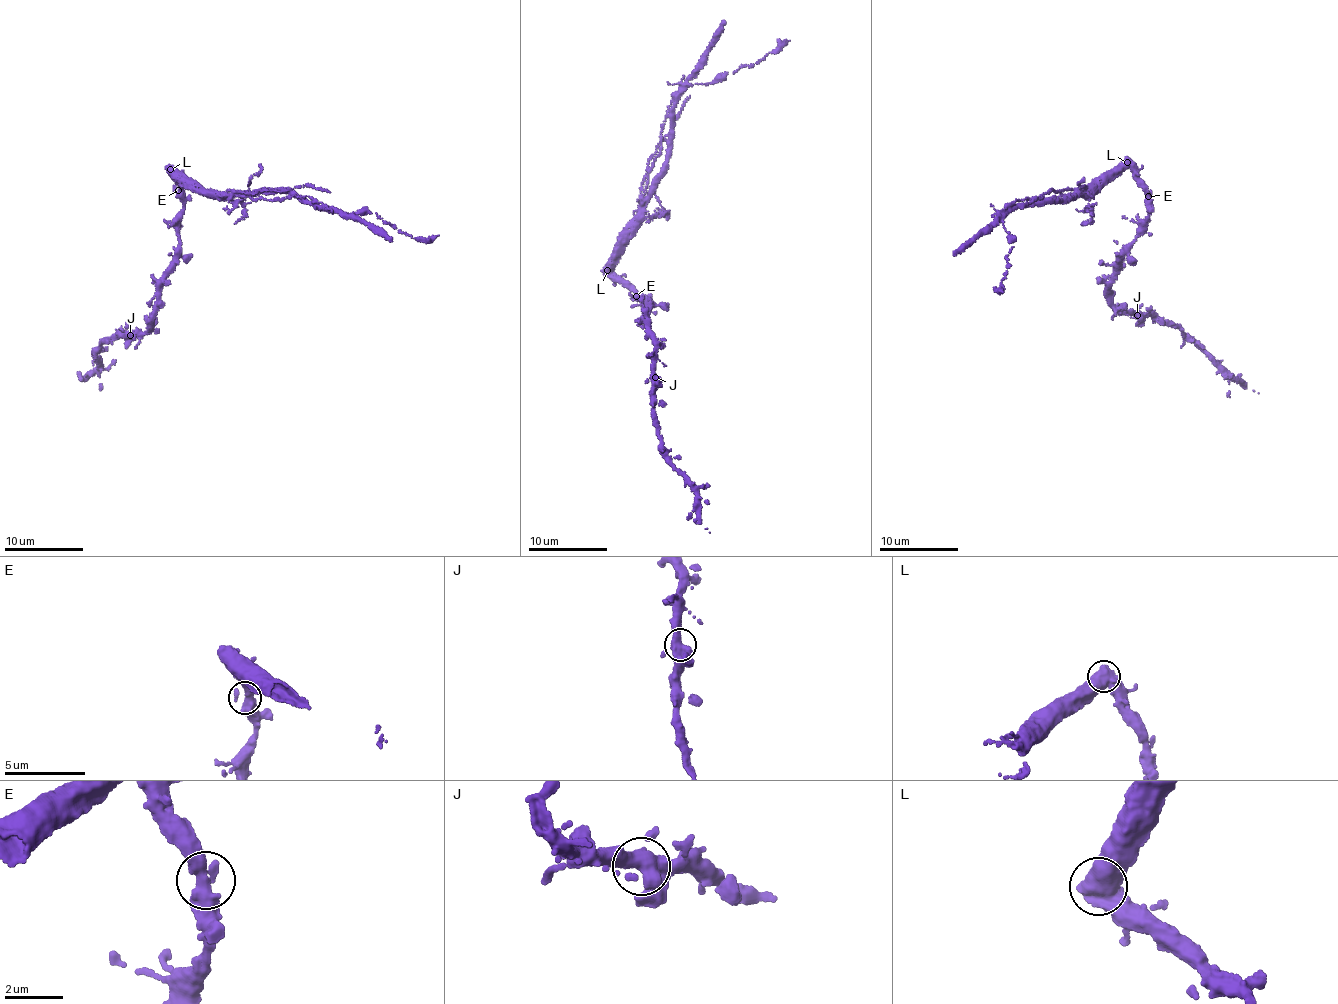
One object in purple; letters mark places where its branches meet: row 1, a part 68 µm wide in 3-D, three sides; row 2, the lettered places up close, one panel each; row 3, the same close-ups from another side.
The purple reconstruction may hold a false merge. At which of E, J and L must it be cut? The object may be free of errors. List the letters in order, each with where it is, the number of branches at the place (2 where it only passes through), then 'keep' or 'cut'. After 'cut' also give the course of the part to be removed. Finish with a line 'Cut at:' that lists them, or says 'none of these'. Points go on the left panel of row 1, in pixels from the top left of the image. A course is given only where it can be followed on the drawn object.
E: place (178, 190); branches 2; keep
J: place (130, 335); branches 3; keep
L: place (170, 169); branches 2; cut; course (170, 169), (207, 191), (249, 196), (284, 189), (310, 205), (338, 212), (377, 214), (414, 238), (439, 235)
Cut at: L

